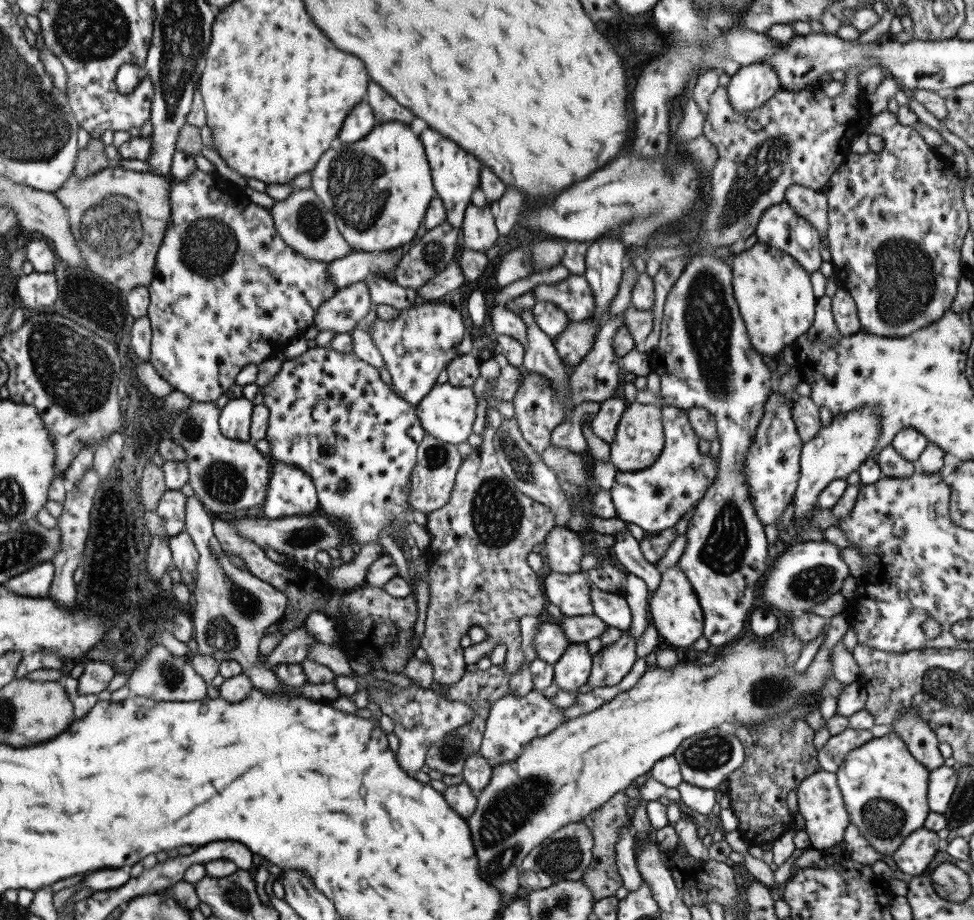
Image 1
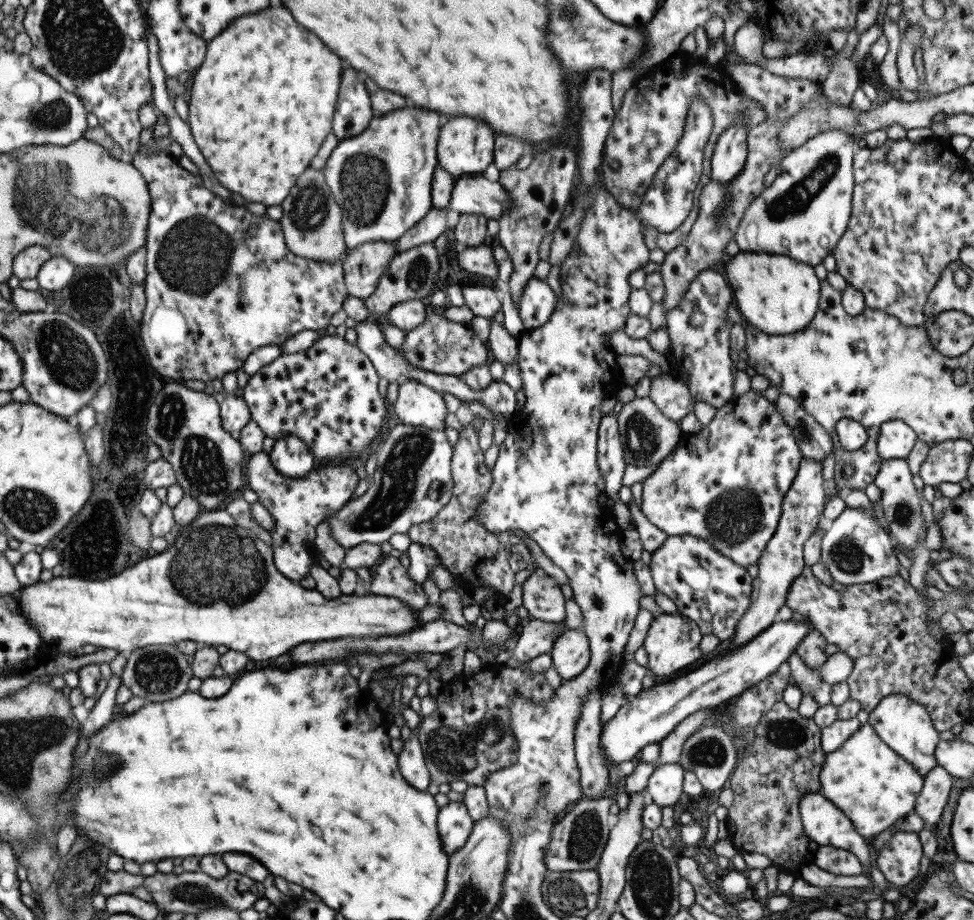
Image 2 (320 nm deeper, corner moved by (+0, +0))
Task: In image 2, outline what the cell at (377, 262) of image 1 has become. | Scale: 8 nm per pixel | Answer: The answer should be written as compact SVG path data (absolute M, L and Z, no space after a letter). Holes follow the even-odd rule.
M431 208L415 226L404 232L397 240L396 254L409 250L412 246L419 246L433 242L437 236L441 236L445 230L446 210Z

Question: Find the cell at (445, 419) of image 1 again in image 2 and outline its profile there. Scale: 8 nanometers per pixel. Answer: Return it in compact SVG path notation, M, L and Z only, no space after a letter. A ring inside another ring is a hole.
M415 380L403 382L392 405L395 416L403 424L445 429L442 424L447 411L441 393L424 384Z

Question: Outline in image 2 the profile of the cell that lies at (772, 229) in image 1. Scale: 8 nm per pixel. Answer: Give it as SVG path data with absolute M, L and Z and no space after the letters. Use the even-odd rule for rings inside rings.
M839 130L817 134L813 138L791 150L775 168L777 176L770 186L764 187L761 194L745 208L743 218L738 220L732 239L741 252L767 253L770 255L787 255L802 264L815 267L822 264L823 258L834 249L835 243L846 229L854 178L852 164L856 149L856 139Z

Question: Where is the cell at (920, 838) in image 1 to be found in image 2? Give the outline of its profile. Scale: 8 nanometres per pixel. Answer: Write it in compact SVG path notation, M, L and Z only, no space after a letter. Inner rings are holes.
M895 831L875 854L878 869L892 888L903 889L919 872L921 844L914 832Z

